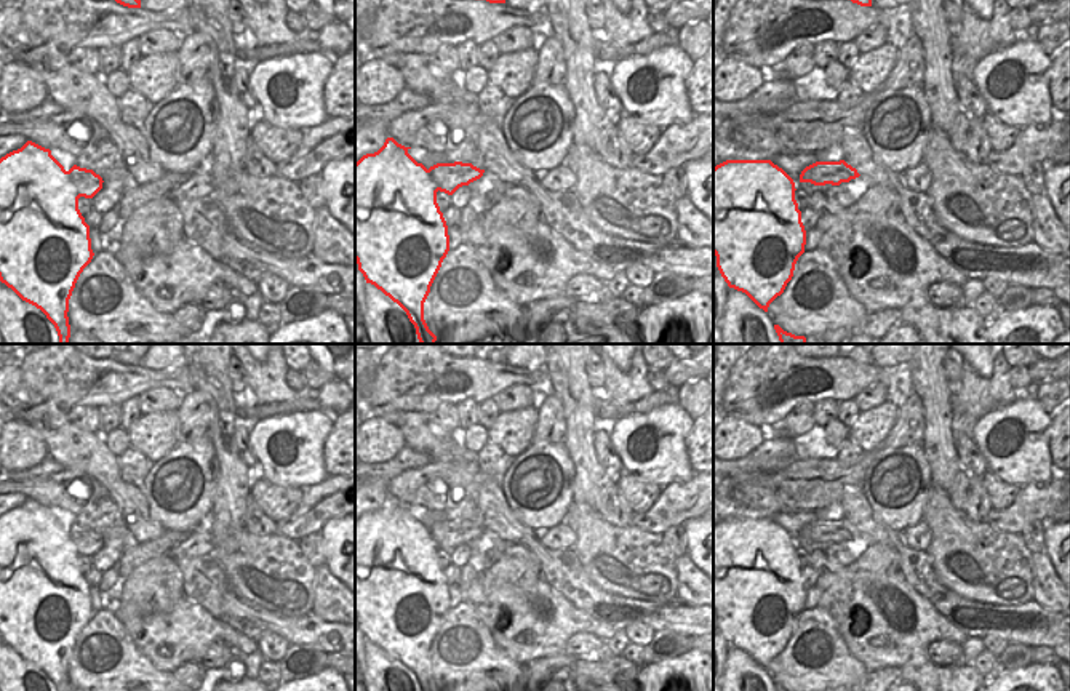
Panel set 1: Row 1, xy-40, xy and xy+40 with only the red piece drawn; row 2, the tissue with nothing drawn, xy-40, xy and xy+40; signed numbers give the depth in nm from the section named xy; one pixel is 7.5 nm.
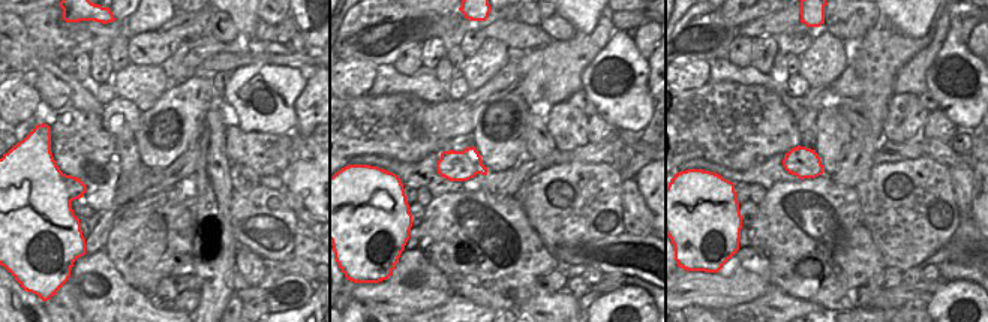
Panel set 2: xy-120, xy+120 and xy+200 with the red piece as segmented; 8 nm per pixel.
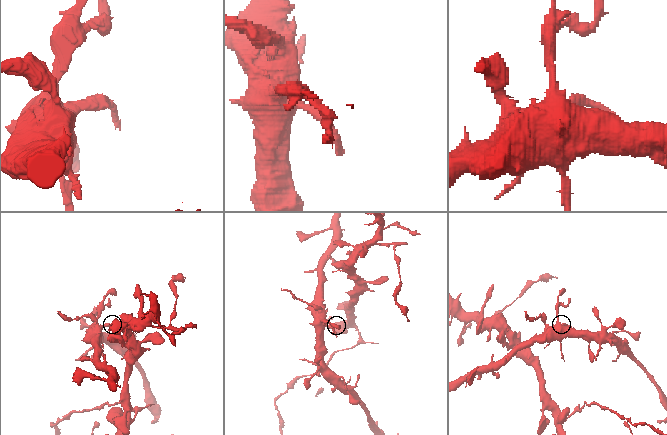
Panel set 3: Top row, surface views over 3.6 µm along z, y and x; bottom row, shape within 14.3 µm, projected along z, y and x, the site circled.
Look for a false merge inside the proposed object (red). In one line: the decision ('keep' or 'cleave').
keep

